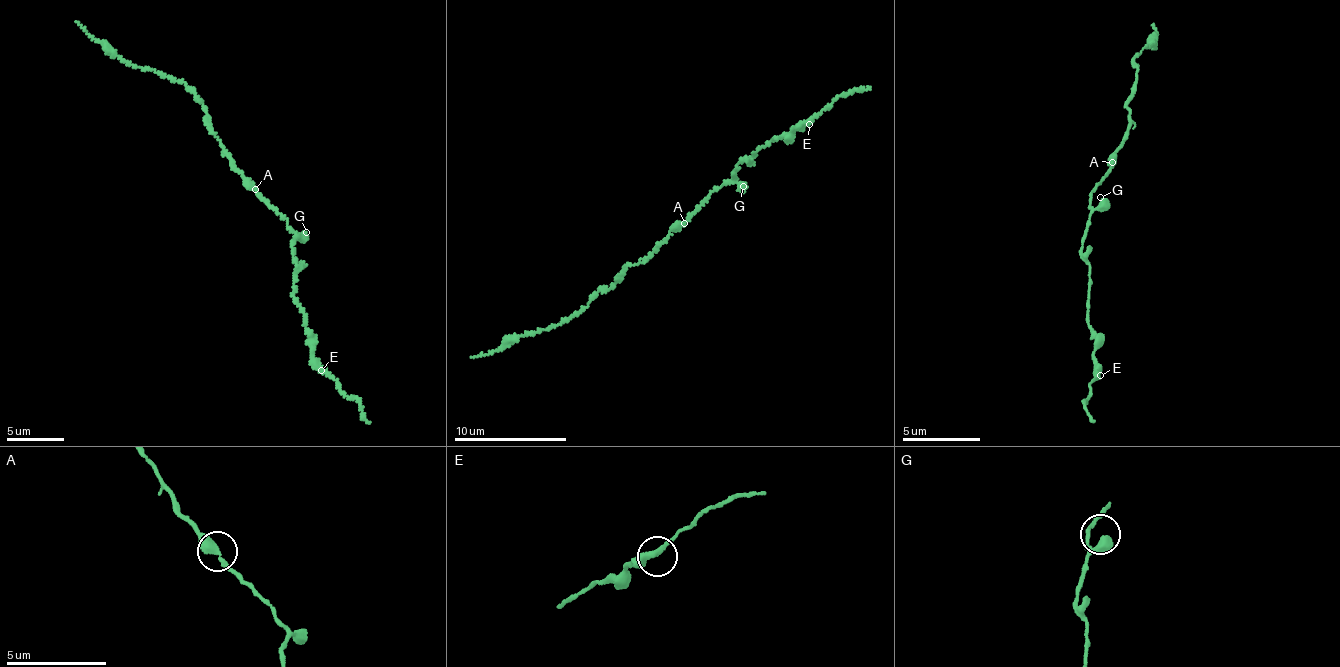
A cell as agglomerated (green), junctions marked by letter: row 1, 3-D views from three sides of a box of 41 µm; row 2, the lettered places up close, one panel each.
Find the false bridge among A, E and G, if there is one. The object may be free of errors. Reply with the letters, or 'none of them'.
none of them

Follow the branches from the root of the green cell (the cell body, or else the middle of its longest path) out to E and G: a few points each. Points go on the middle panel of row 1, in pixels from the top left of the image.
E: (692, 216), (714, 190), (736, 177), (734, 170), (741, 160), (748, 161), (775, 136), (809, 124)
G: (692, 216), (710, 193), (722, 185), (737, 182), (743, 186)

